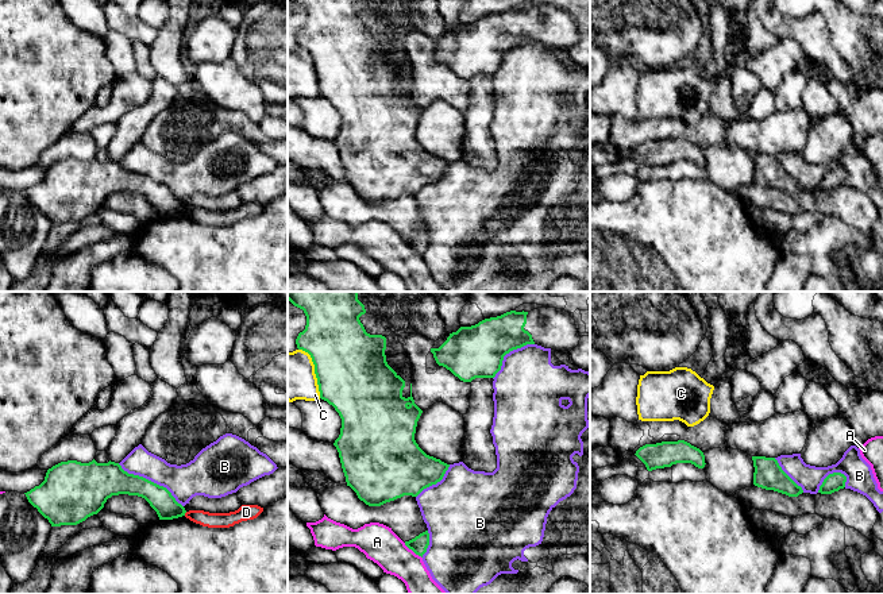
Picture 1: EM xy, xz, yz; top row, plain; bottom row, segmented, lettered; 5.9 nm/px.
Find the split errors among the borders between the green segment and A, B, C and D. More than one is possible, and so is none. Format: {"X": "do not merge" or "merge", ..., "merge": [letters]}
{"A": "do not merge", "B": "do not merge", "C": "do not merge", "D": "do not merge", "merge": []}

